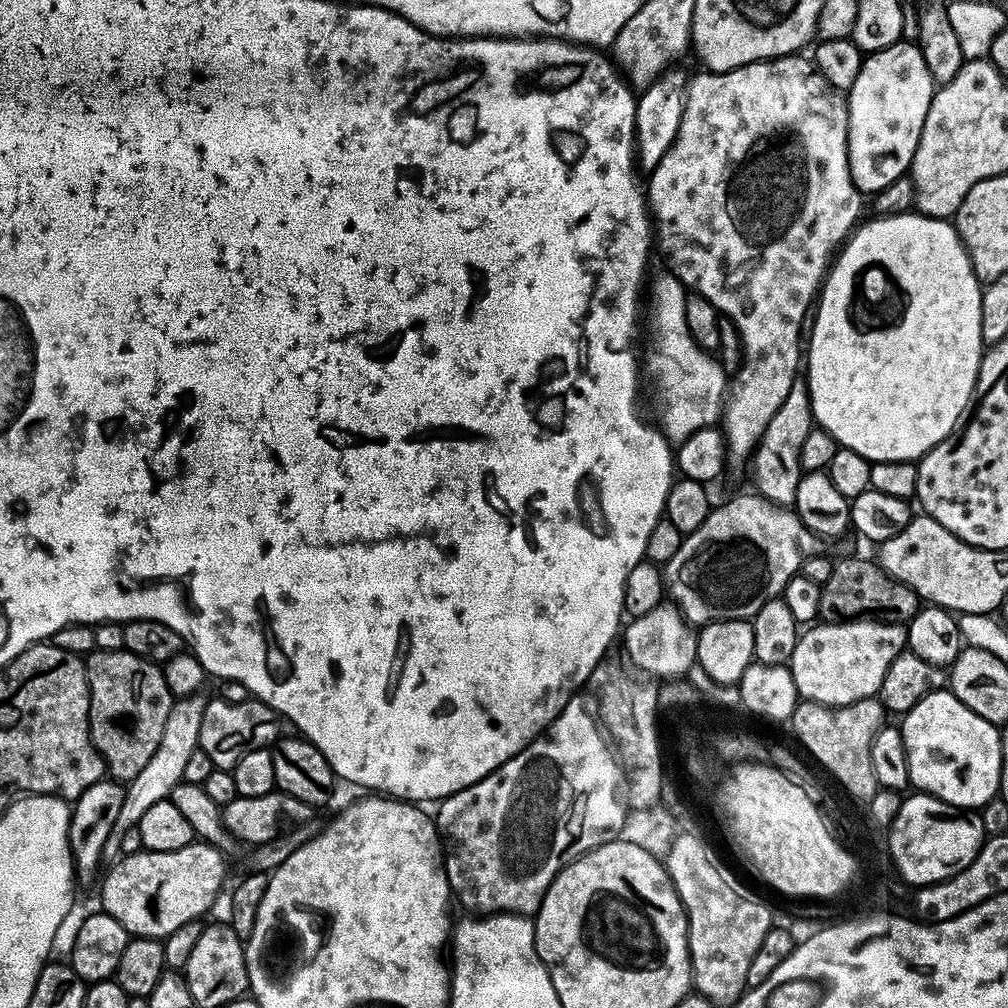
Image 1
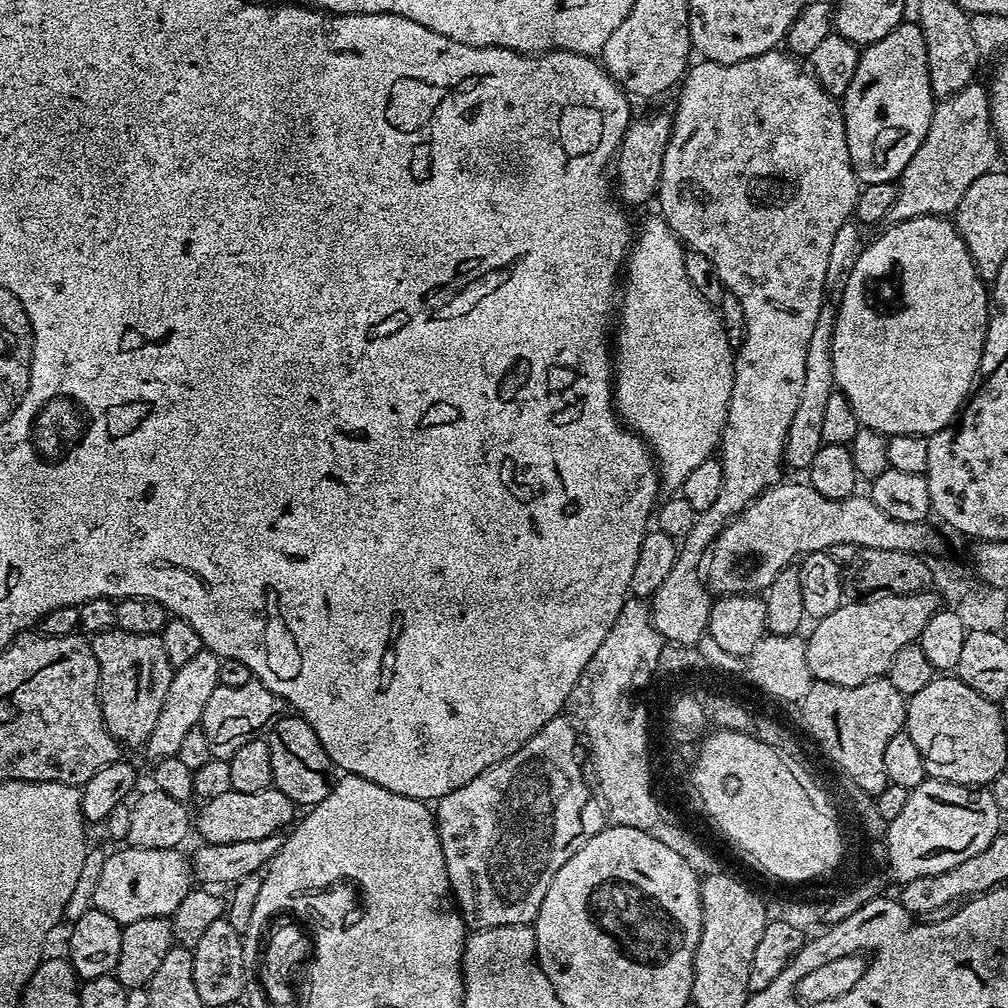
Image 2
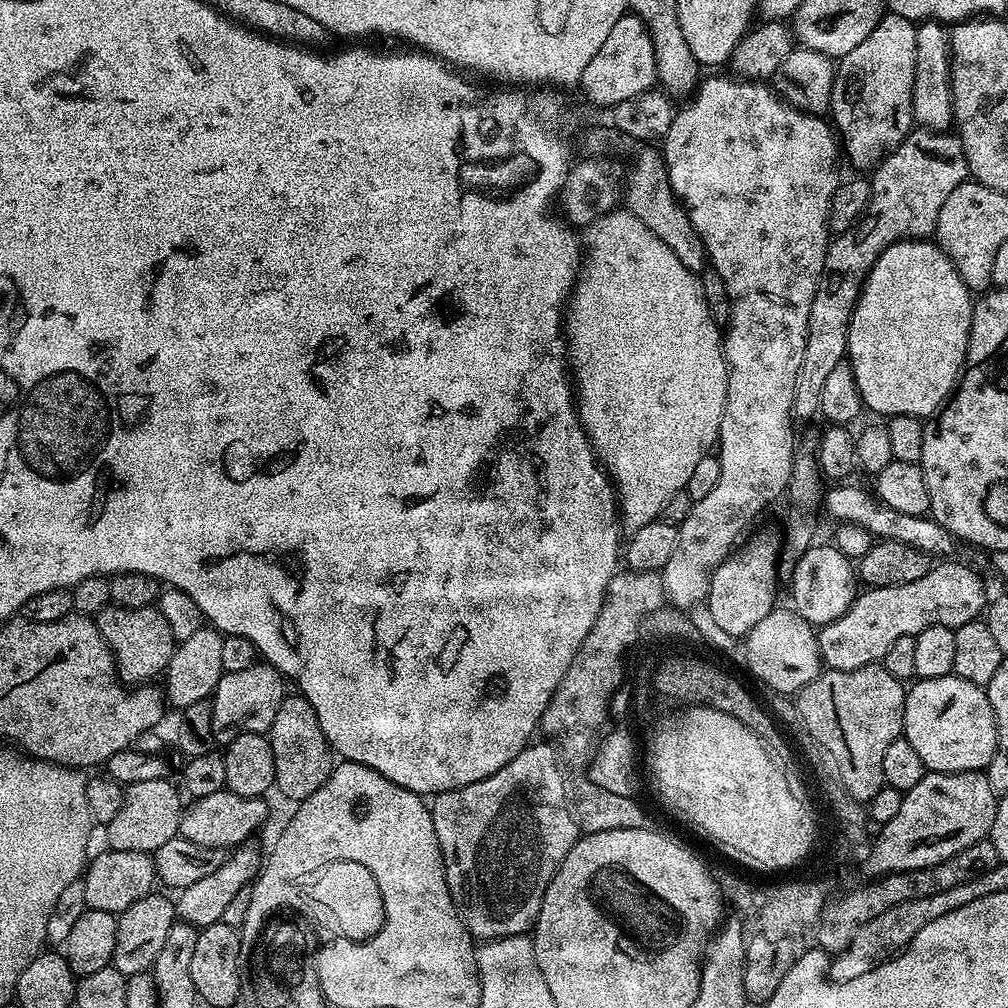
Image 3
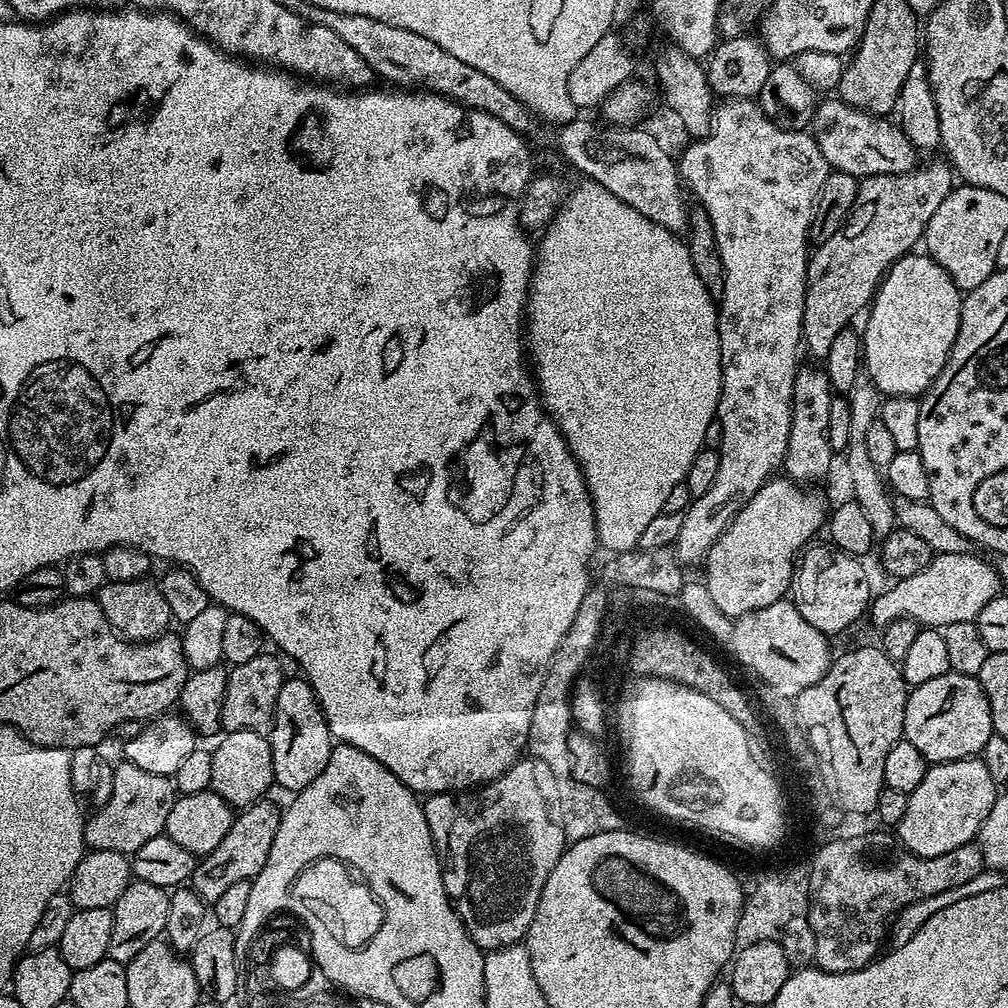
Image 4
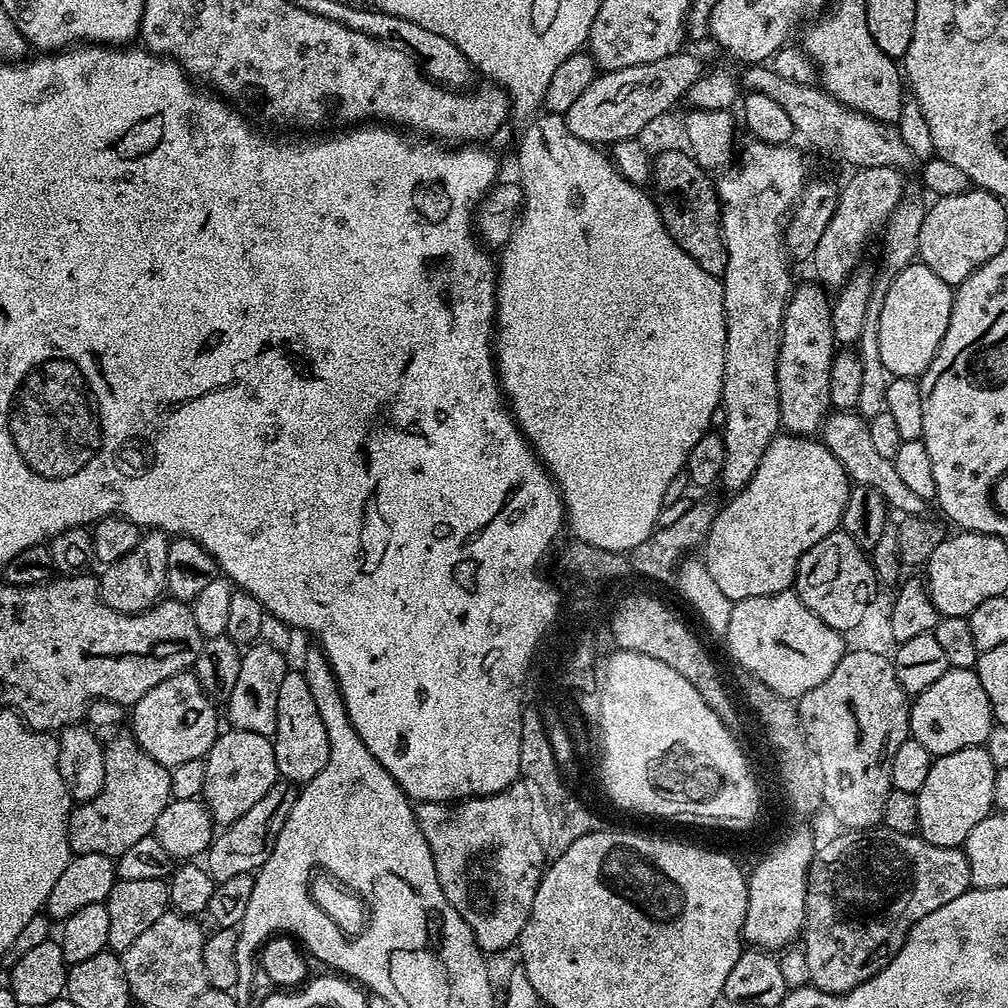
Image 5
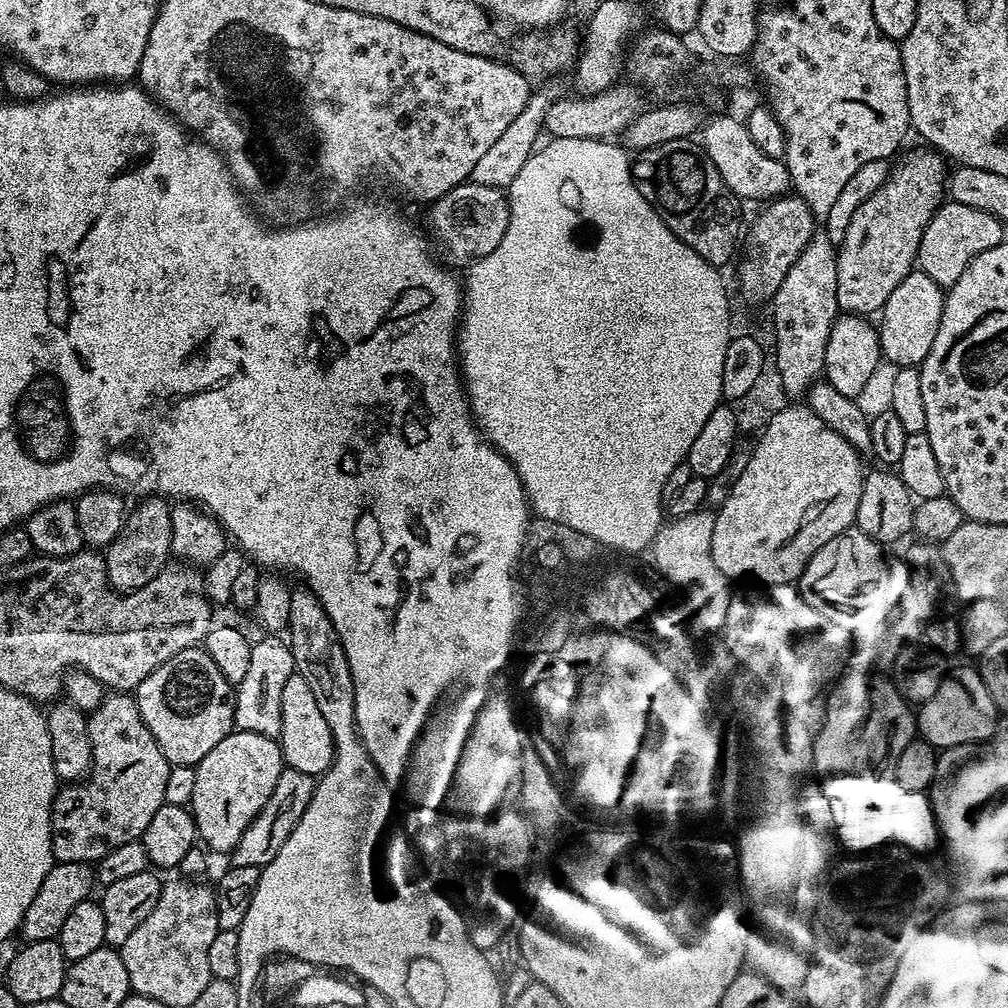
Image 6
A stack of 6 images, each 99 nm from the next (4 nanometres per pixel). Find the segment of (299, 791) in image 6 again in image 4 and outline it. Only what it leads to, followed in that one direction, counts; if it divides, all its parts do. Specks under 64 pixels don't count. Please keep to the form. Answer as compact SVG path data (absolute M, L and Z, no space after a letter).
M257 802L248 805L233 819L230 830L226 830L226 838L214 846L214 850L208 853L197 863L192 871L190 886L206 902L215 902L234 886L234 882L251 880L266 866L266 858L270 858L270 846L274 846L274 834L278 834L280 825L279 807L268 804L269 802Z

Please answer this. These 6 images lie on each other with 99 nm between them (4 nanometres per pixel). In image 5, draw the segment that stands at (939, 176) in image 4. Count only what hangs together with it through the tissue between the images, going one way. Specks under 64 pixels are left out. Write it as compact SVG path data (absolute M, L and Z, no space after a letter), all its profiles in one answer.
M857 168L851 174L853 176L848 181L843 181L834 218L830 218L822 239L818 241L818 250L814 250L810 257L810 265L816 271L815 279L828 290L838 290L861 267L860 259L864 256L868 239L885 227L906 185L899 168Z

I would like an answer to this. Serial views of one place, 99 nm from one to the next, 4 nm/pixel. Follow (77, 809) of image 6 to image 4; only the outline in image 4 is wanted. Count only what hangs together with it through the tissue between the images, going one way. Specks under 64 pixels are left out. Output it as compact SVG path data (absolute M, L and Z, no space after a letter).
M131 766L123 767L113 767L113 793L104 805L92 812L93 816L87 817L84 826L84 843L91 851L114 850L125 854L136 852L138 846L143 846L145 842L150 842L150 838L161 835L166 826L166 818L170 818L170 806L174 806L178 795L173 777L150 774L150 770L138 770Z

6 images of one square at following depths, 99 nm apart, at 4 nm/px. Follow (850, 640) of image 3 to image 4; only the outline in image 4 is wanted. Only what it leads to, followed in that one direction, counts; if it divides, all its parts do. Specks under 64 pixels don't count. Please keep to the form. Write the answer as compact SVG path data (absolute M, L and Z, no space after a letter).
M975 551L966 554L935 554L930 563L918 574L910 574L910 578L895 581L892 588L885 593L877 595L870 604L870 617L878 626L885 626L896 619L912 619L925 628L938 628L943 630L950 626L950 622L975 621L976 615L995 596L1001 595L1002 581L987 559L976 556Z

